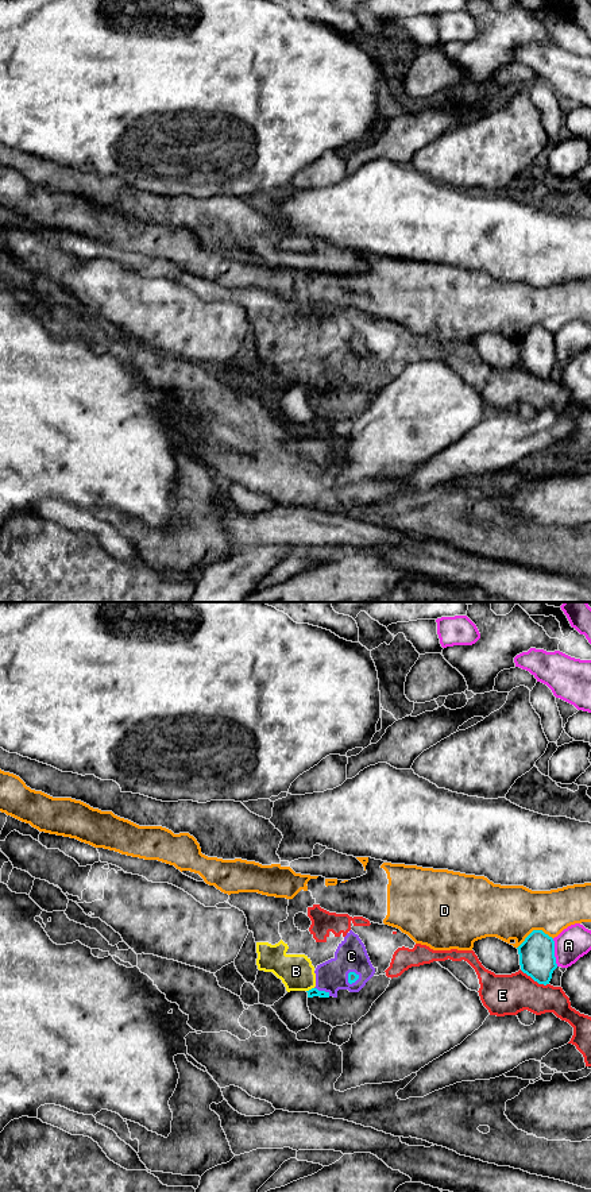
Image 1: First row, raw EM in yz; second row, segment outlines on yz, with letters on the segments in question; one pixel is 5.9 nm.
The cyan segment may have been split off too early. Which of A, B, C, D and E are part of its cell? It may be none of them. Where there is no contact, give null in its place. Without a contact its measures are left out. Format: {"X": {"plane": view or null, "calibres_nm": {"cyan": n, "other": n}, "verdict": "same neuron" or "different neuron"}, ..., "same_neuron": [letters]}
{"A": {"plane": "yz", "calibres_nm": {"cyan": 220, "other": 190}, "verdict": "different neuron"}, "B": {"plane": "yz", "calibres_nm": {"cyan": 50, "other": 200}, "verdict": "different neuron"}, "C": {"plane": "yz", "calibres_nm": {"cyan": 50, "other": 190}, "verdict": "different neuron"}, "D": {"plane": "yz", "calibres_nm": {"cyan": 220, "other": 320}, "verdict": "different neuron"}, "E": {"plane": "yz", "calibres_nm": {"cyan": 220, "other": 240}, "verdict": "different neuron"}, "same_neuron": []}

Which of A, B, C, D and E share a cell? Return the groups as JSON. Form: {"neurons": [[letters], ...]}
{"neurons": [["A"], ["B", "C", "E"], ["D"]]}

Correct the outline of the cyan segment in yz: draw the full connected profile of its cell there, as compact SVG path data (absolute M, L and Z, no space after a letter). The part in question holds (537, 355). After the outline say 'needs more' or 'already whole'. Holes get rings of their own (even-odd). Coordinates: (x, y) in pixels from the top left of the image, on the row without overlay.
M533 325L517 344L521 366L538 379L549 379L557 363L553 333L542 325Z | already whole

